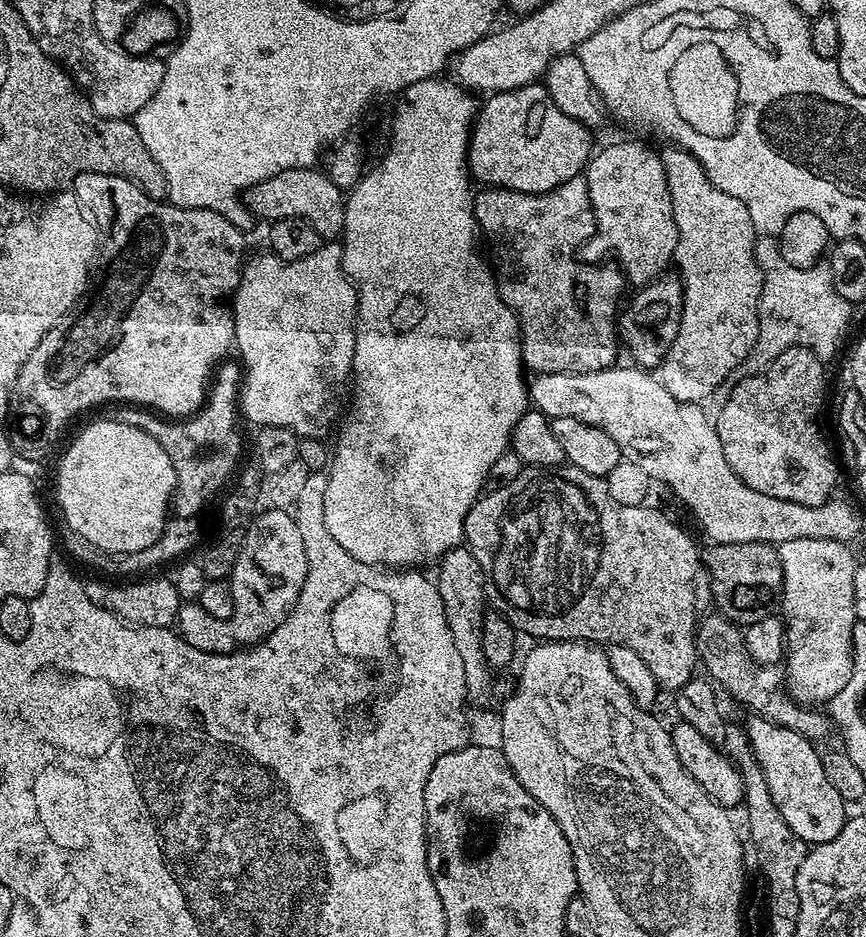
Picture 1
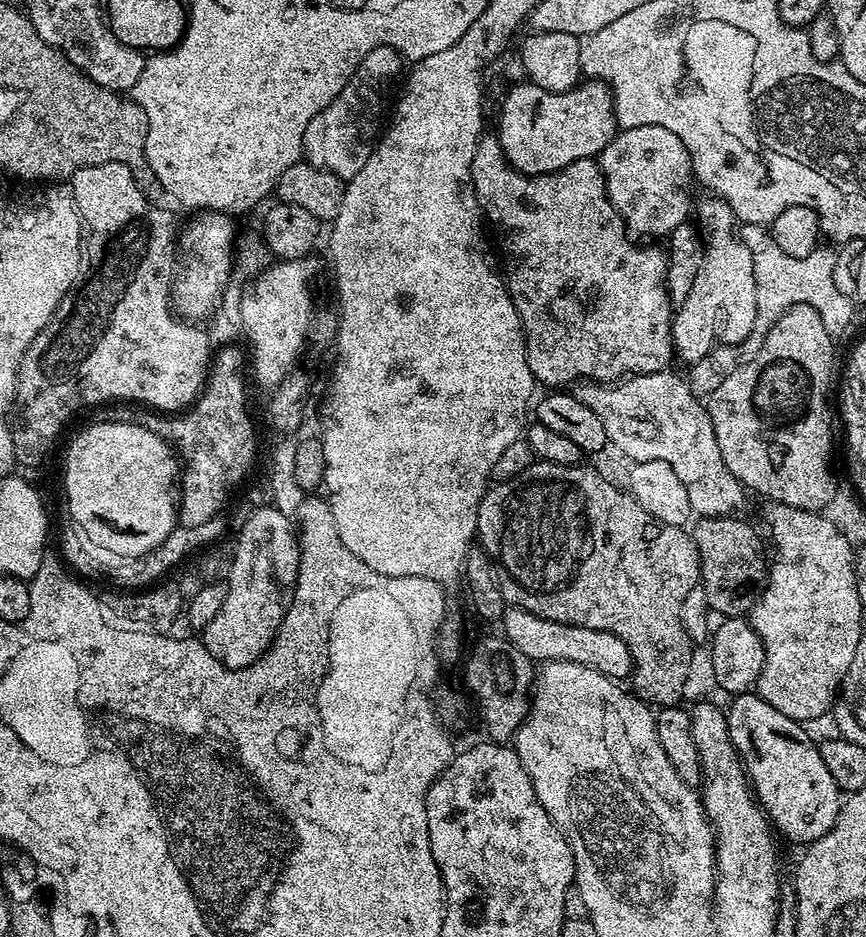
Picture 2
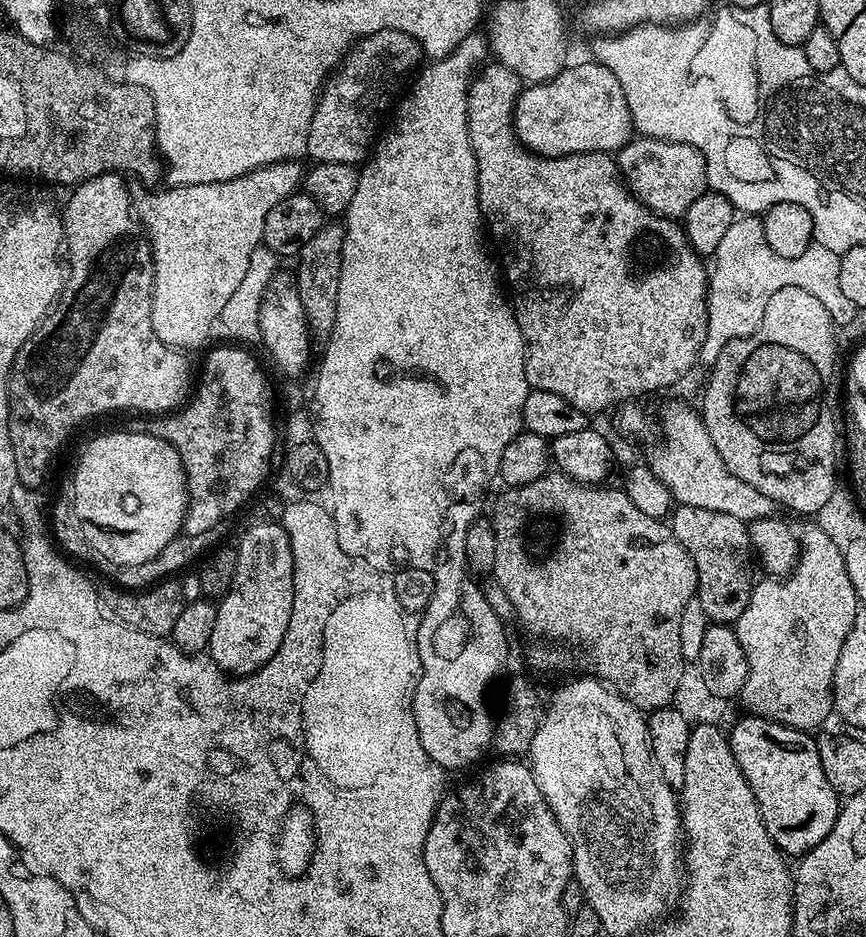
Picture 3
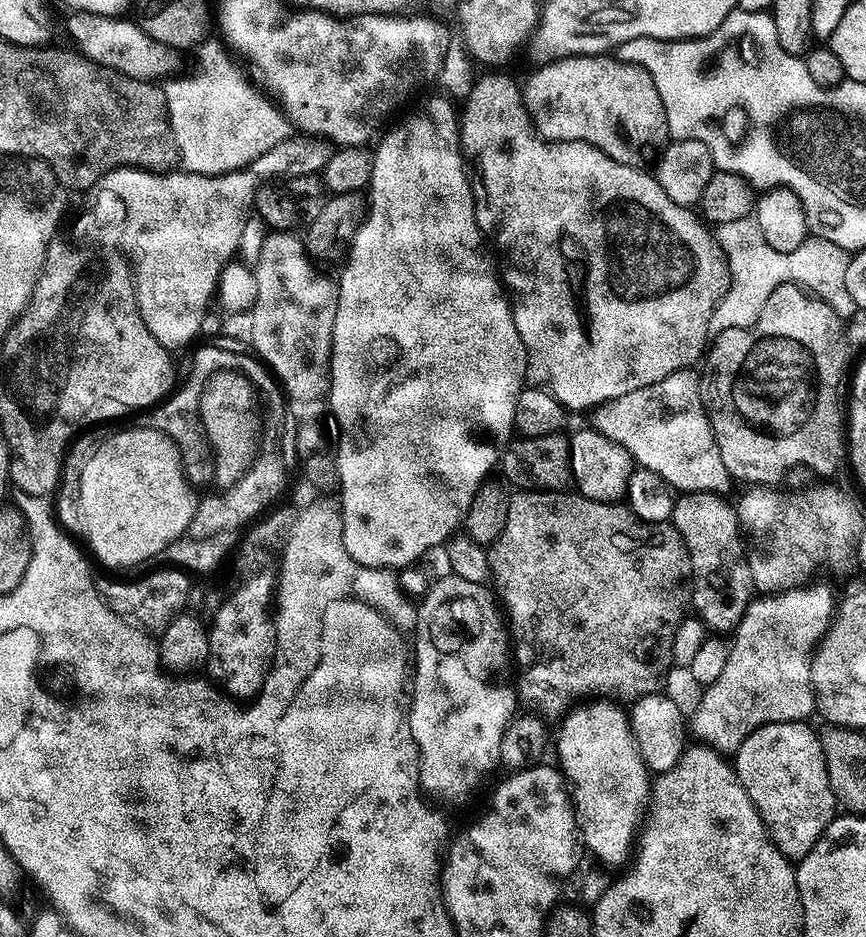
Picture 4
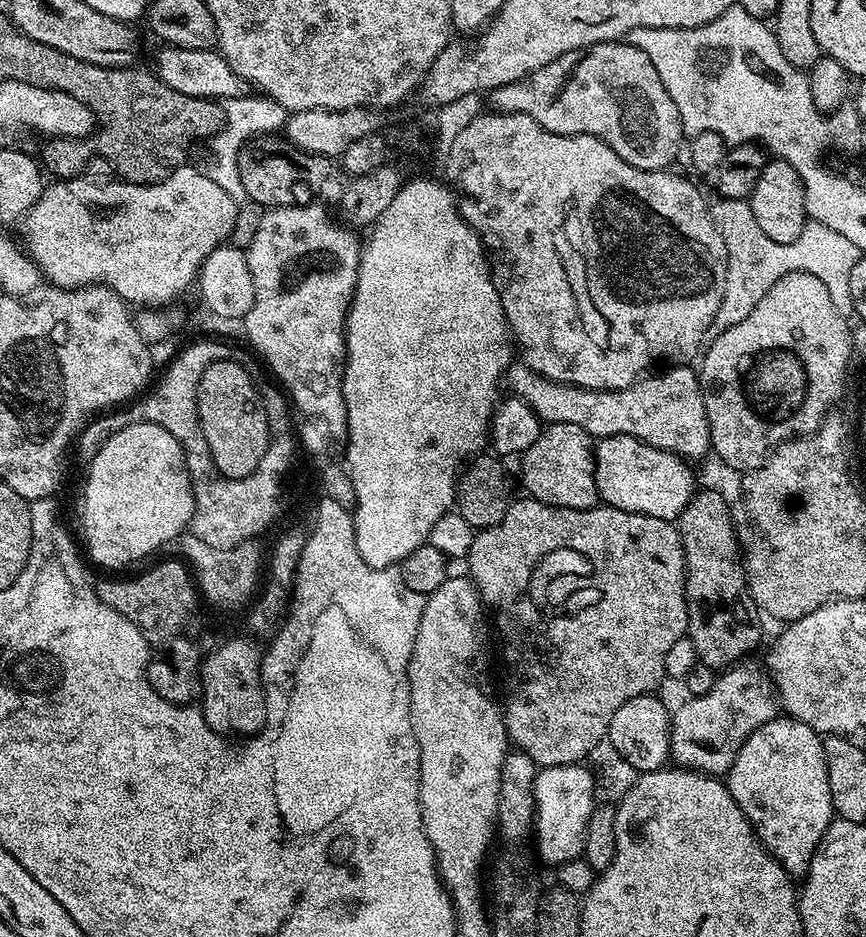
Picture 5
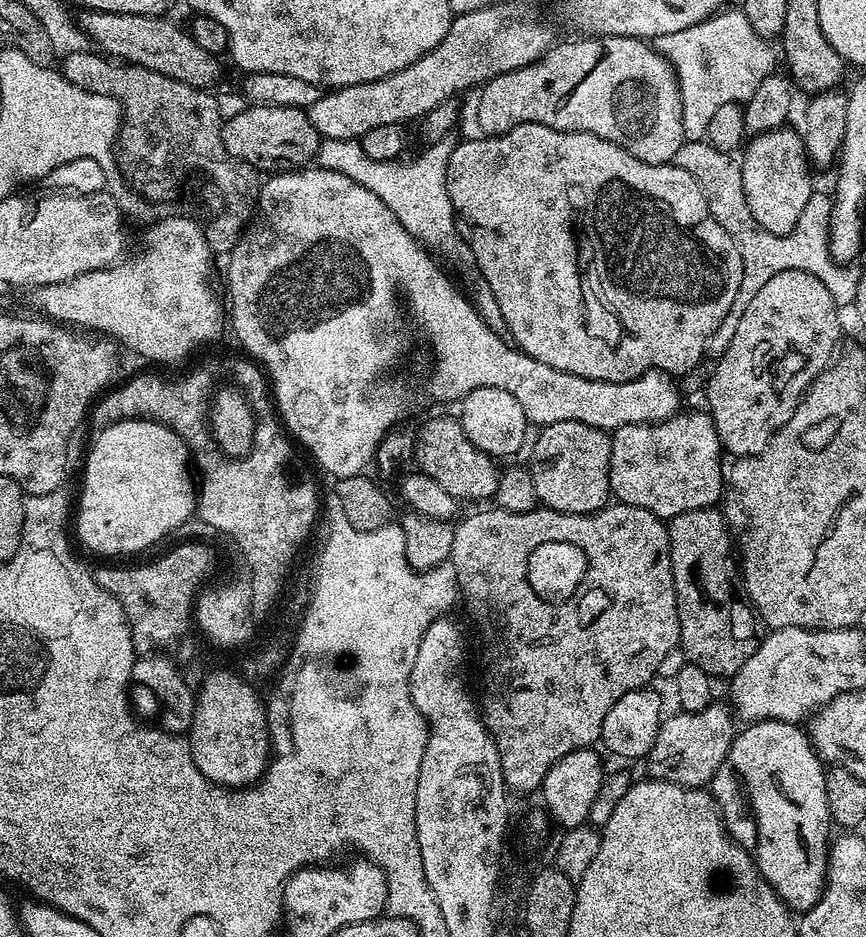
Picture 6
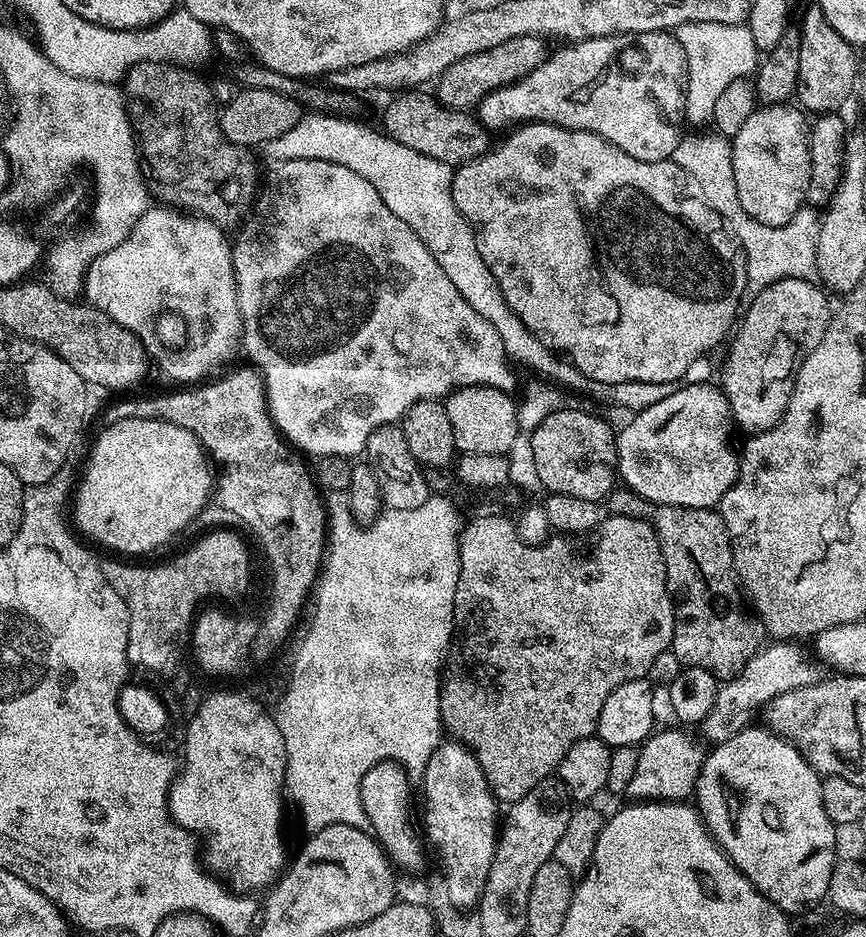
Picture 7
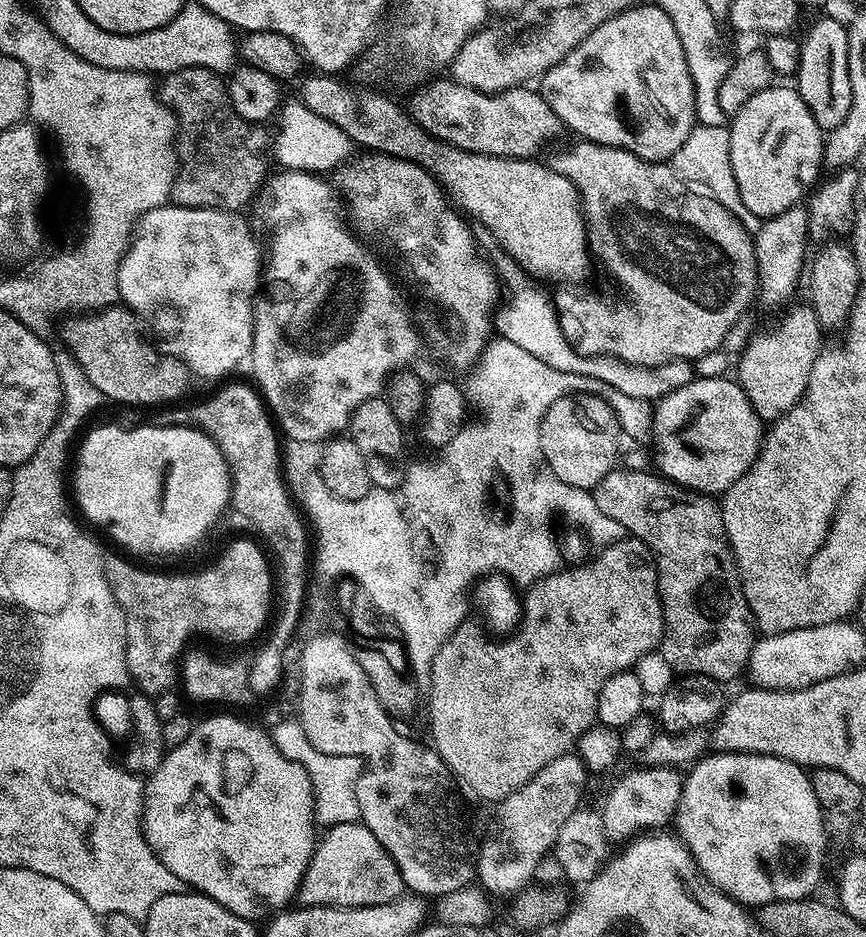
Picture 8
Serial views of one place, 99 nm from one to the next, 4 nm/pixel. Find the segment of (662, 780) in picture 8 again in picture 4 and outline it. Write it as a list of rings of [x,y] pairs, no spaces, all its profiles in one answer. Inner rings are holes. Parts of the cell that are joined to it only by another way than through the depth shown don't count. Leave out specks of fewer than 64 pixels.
[[[801,586],[791,588],[789,592],[764,594],[753,599],[744,617],[734,629],[730,640],[726,667],[718,682],[707,685],[696,704],[692,716],[690,712],[690,732],[696,735],[699,743],[707,744],[721,754],[734,754],[746,742],[754,730],[767,724],[782,722],[807,721],[808,715],[813,715],[816,707],[816,697],[812,691],[812,653],[825,632],[832,623],[834,615],[834,600],[832,592],[824,586]]]

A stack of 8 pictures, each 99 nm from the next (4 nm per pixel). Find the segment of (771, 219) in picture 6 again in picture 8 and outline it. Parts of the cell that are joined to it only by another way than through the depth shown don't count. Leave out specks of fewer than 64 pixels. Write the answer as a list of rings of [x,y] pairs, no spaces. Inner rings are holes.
[[[792,86],[767,88],[754,94],[731,120],[728,128],[730,166],[750,213],[767,218],[797,207],[821,179],[826,139],[800,93]]]

